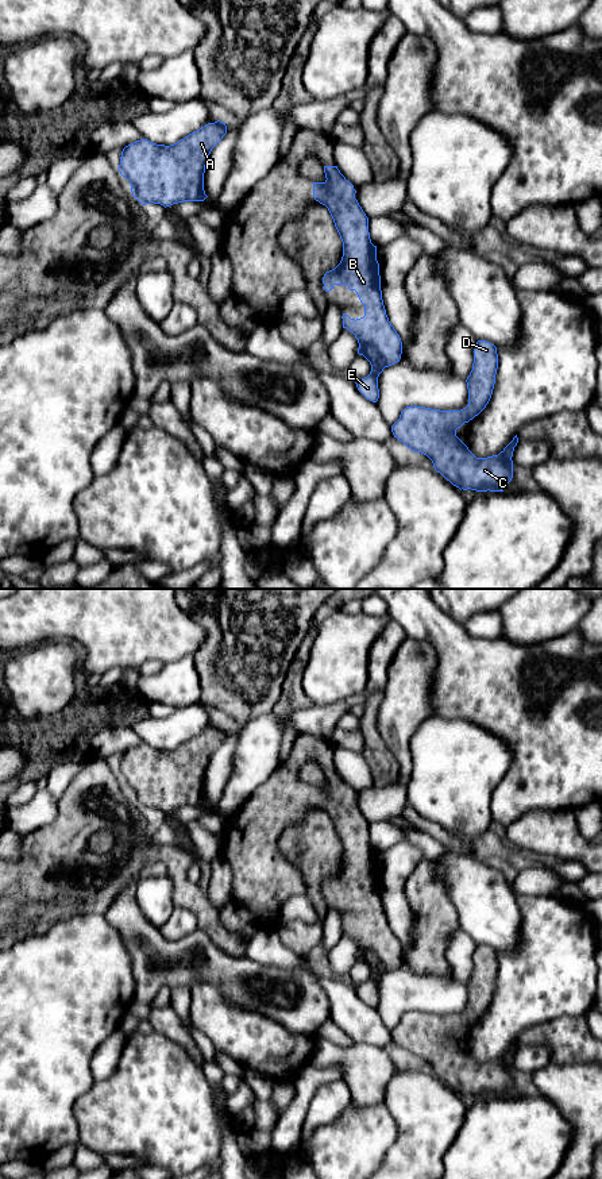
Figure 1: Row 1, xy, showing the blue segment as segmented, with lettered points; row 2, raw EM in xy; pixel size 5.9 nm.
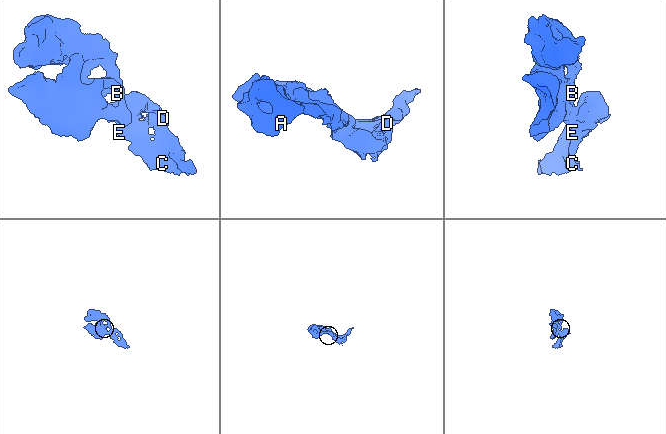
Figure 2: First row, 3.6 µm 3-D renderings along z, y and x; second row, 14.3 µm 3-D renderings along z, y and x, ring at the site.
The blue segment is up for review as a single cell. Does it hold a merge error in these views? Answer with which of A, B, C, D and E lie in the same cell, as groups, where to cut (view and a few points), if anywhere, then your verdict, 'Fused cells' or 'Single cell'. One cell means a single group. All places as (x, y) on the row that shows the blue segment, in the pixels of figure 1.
Groups: A B C D E. No split. Single cell

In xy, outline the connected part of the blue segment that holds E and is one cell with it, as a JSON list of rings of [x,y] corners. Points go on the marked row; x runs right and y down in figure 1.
[[[324,166],[325,181],[313,182],[313,197],[325,205],[343,242],[340,263],[323,277],[323,289],[347,285],[355,290],[364,305],[364,316],[351,319],[343,313],[343,328],[355,335],[358,354],[371,365],[367,377],[356,381],[358,390],[370,401],[379,398],[378,377],[385,367],[401,359],[402,342],[389,317],[382,300],[377,246],[371,243],[368,217],[363,212],[354,185],[346,180],[337,166]]]

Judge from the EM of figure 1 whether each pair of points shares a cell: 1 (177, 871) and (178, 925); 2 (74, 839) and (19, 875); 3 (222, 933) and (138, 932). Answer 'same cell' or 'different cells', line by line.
1: different cells
2: same cell
3: different cells

